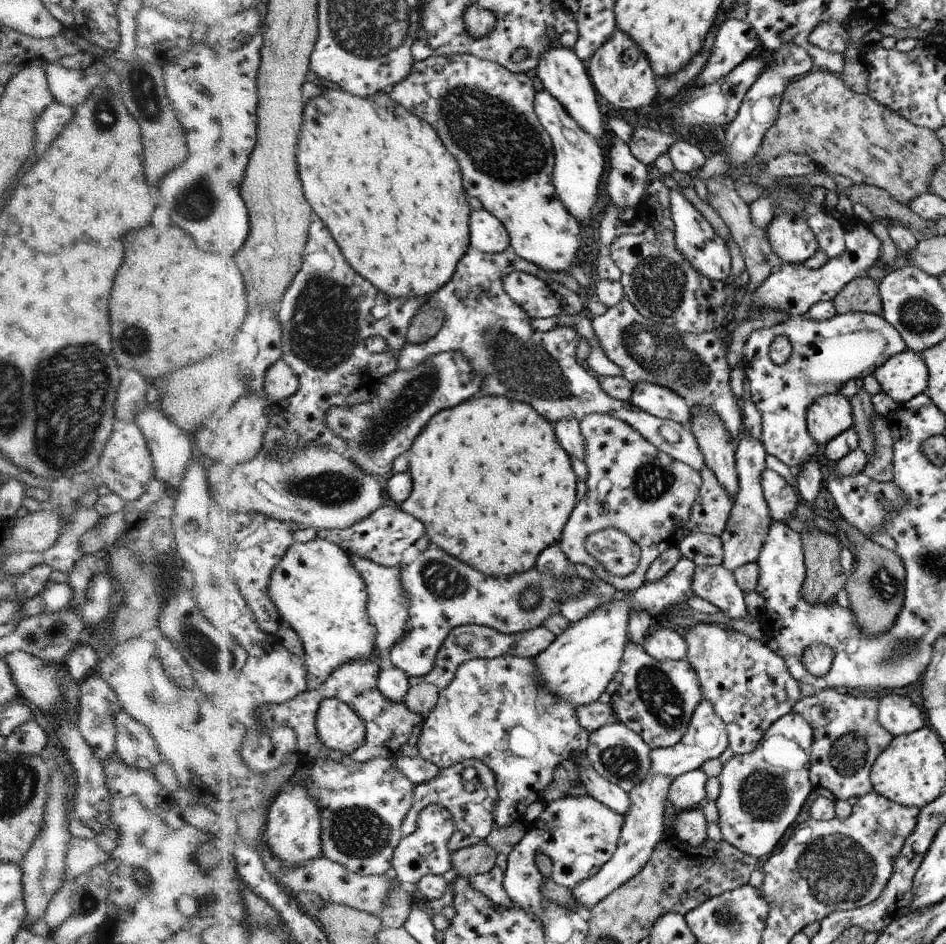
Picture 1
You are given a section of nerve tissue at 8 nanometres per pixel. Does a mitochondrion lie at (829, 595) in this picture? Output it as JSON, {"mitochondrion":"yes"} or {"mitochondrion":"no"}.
{"mitochondrion":"no"}

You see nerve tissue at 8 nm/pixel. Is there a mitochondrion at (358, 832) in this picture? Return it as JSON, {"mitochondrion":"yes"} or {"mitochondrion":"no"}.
{"mitochondrion":"yes"}

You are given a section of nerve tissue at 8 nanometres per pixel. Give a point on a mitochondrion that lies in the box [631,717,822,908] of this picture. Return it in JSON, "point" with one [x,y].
{"point":[764,797]}

